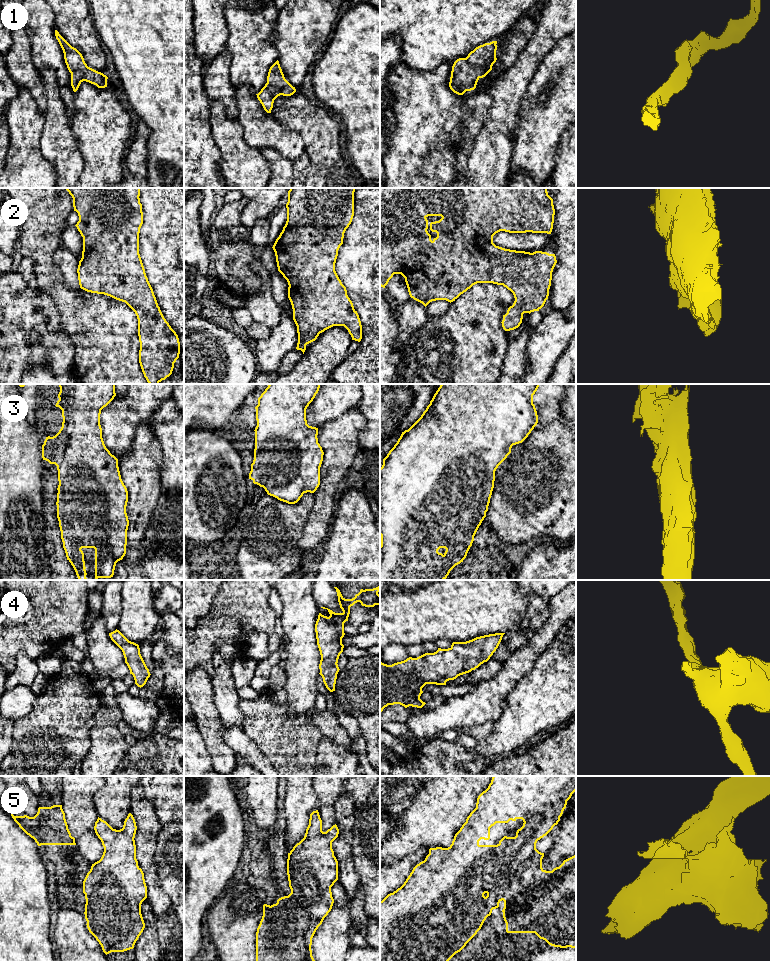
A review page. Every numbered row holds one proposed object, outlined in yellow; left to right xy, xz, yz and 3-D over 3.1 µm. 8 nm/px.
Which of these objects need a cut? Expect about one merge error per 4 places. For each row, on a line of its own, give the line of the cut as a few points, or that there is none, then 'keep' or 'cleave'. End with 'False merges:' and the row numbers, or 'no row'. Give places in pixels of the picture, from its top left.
1: cut none; keep
2: cut none; keep
3: cut none; keep
4: cut none; keep
5: cut none; keep
False merges: no row

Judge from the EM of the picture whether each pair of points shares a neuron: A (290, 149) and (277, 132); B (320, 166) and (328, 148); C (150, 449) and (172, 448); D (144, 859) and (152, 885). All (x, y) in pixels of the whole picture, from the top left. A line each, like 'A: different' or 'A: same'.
A: same
B: same
C: different
D: same

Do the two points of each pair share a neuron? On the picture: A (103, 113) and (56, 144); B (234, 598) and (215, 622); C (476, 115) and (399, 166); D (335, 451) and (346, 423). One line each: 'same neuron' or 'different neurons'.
A: different neurons
B: same neuron
C: different neurons
D: same neuron

